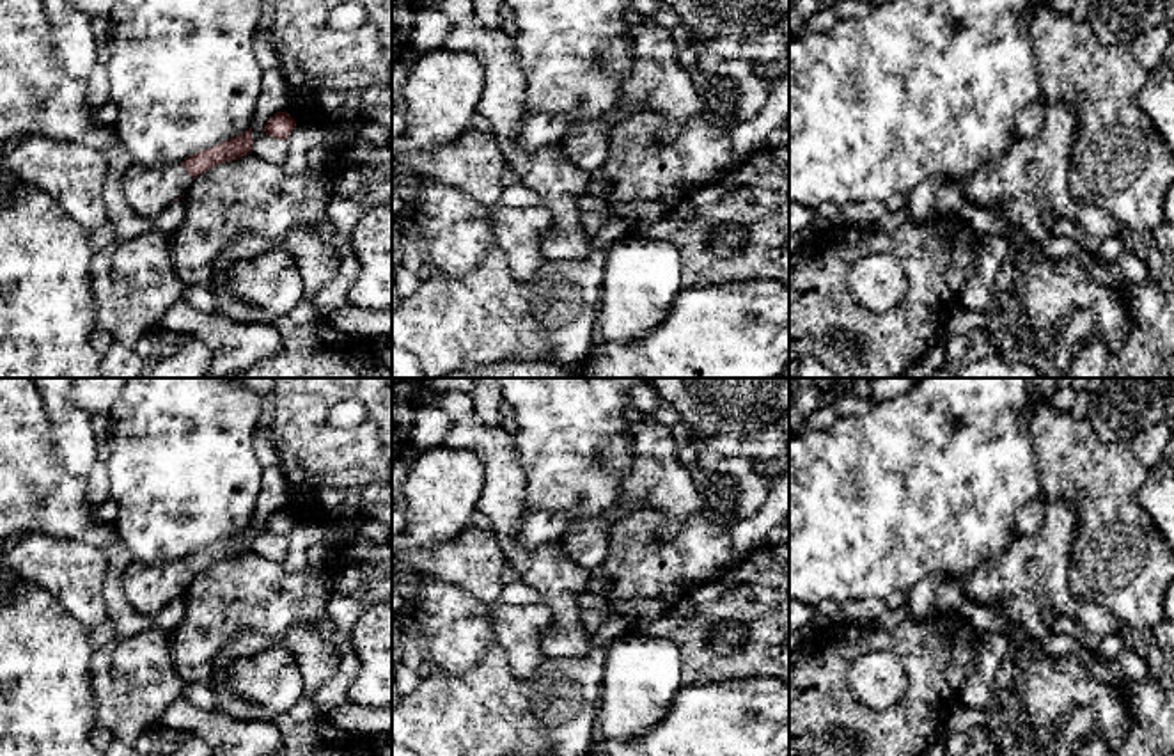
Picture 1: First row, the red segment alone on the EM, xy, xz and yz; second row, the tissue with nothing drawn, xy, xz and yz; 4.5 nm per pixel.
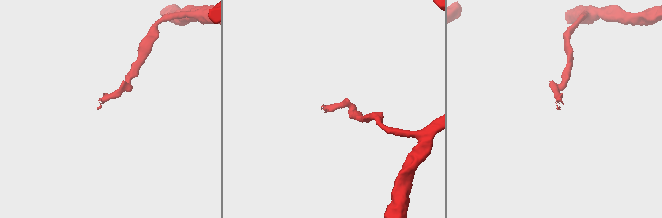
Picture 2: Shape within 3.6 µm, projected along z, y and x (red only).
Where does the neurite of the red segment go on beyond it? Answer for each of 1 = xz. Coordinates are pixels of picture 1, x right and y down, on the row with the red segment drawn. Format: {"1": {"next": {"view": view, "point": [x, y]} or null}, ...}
{"1": {"next": null}}

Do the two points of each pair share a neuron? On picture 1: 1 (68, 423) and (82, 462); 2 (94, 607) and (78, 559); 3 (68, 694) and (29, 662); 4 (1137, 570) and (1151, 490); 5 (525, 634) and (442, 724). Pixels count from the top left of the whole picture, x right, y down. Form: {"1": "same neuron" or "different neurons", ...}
{"1": "same neuron", "2": "same neuron", "3": "same neuron", "4": "different neurons", "5": "different neurons"}

